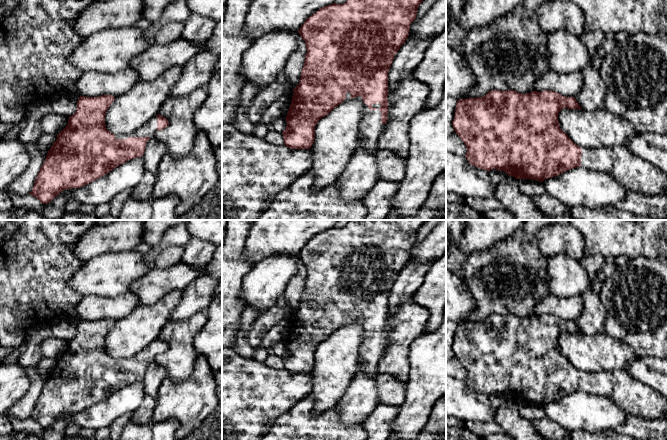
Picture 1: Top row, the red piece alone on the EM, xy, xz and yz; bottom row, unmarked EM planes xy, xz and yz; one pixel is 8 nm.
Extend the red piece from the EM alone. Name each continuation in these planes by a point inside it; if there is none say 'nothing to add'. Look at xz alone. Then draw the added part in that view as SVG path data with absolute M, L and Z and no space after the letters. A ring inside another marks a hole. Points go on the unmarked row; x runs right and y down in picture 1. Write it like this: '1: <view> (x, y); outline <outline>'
1: xz (371, 351); outline M363 326L364 338L359 355L359 370L367 375L377 374L378 365L385 348L381 347L381 335L379 327L372 328L373 334Z

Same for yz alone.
1: yz (632, 396); outline M626 370L581 373L581 391L611 397L627 414L658 420L667 411L667 398L634 379Z

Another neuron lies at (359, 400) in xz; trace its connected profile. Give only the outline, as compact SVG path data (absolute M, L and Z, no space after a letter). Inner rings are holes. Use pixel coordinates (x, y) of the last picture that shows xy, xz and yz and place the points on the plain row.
M358 371L336 405L346 425L362 423L378 405L376 377Z

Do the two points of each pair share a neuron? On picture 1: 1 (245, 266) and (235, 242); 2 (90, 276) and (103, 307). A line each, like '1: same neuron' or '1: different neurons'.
1: same neuron
2: different neurons

